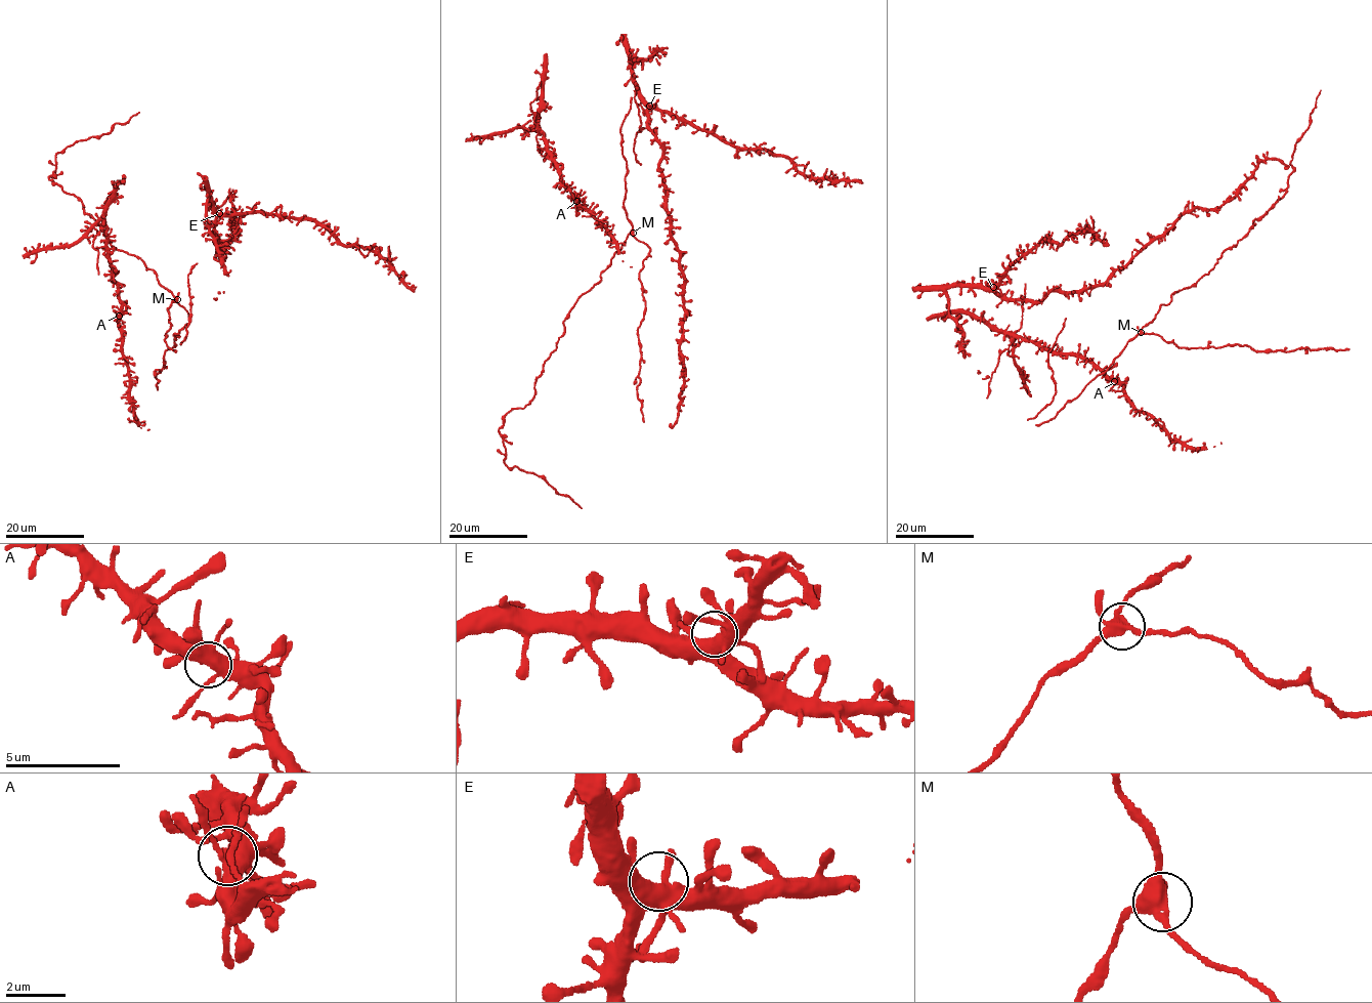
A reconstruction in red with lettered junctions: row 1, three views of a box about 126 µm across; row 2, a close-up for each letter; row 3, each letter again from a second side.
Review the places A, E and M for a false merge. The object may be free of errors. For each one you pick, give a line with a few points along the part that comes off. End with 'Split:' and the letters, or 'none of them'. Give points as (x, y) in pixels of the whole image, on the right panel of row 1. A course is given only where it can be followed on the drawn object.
Split: none of them

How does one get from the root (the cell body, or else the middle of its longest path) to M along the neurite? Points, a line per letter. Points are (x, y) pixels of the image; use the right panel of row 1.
M: (1072, 400), (1107, 370), (1128, 341), (1142, 333)

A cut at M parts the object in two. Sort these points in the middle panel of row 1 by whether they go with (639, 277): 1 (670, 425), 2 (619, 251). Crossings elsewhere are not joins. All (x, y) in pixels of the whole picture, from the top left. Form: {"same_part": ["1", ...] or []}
{"same_part": []}

